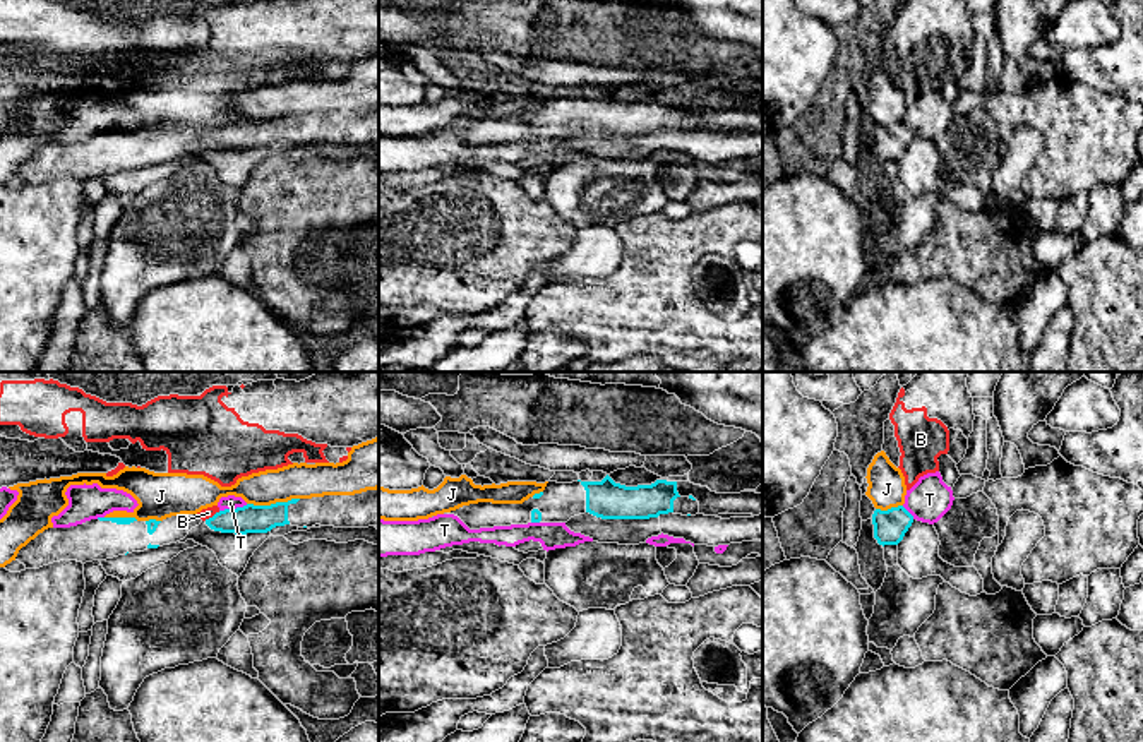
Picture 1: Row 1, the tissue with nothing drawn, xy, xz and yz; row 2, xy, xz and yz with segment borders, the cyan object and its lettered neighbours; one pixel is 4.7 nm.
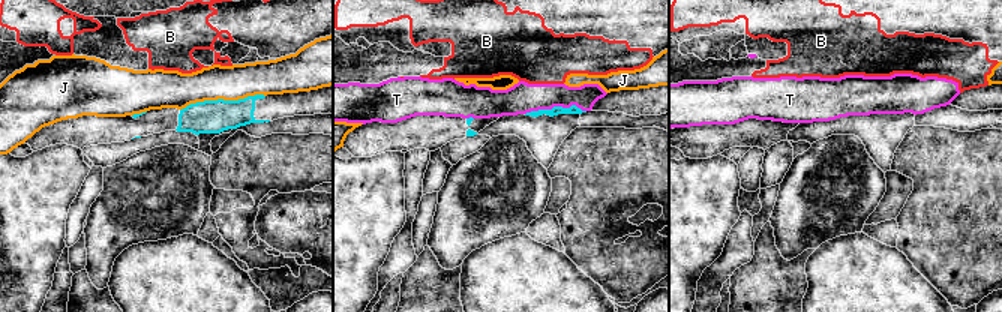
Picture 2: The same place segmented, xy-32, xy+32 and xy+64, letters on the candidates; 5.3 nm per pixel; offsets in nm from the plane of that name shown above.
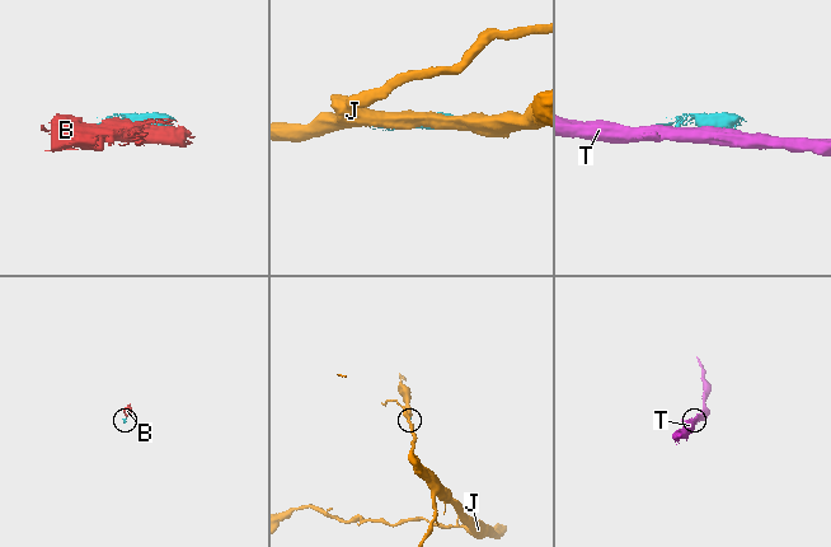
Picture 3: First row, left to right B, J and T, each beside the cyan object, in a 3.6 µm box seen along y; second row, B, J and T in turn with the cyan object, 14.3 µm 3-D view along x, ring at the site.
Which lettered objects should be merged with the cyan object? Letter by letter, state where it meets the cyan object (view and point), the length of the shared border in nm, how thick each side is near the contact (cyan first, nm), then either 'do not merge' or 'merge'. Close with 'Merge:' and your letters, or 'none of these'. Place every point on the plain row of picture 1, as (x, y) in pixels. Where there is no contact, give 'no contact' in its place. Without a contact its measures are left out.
B: xy (213, 132) | 90 nm | 130/50 nm | do not merge
J: xy (273, 120) | 260 nm | 130/160 nm | do not merge
T: xy (233, 125) | 140 nm | 130/60 nm | do not merge
Merge: none of these

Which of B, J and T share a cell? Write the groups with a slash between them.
B / J / T

